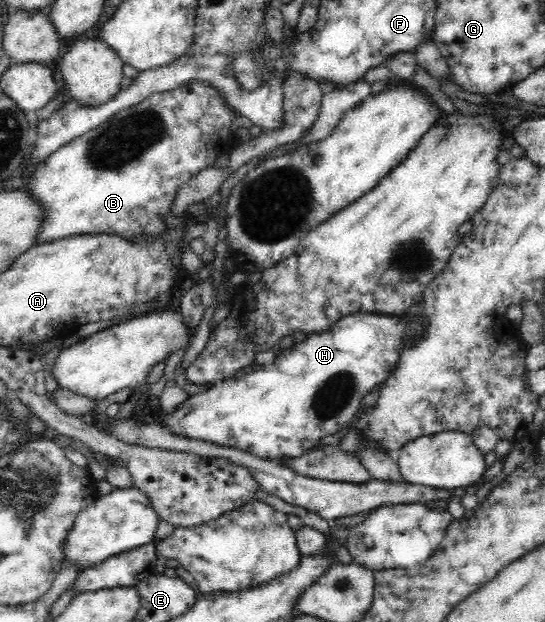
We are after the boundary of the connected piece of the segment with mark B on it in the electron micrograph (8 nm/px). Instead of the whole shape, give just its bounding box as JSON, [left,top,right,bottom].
[20,80,241,246]

